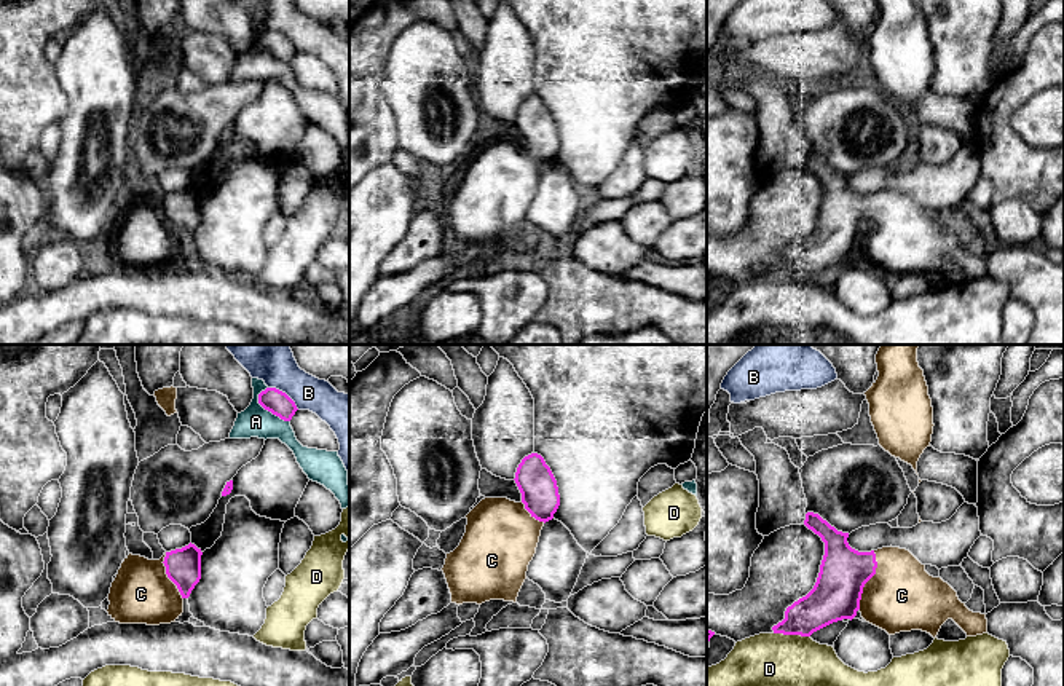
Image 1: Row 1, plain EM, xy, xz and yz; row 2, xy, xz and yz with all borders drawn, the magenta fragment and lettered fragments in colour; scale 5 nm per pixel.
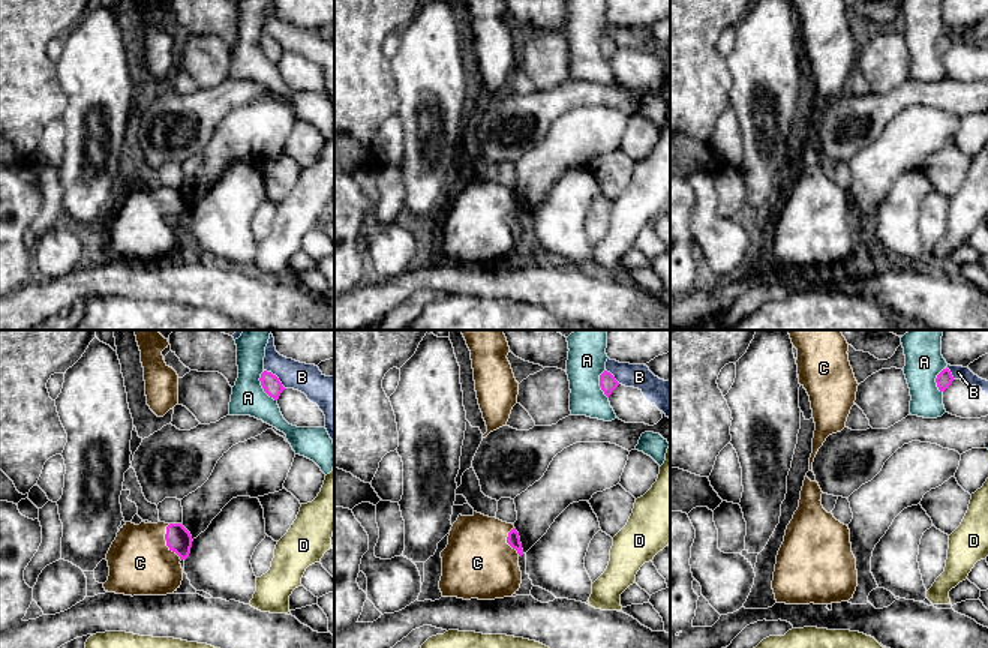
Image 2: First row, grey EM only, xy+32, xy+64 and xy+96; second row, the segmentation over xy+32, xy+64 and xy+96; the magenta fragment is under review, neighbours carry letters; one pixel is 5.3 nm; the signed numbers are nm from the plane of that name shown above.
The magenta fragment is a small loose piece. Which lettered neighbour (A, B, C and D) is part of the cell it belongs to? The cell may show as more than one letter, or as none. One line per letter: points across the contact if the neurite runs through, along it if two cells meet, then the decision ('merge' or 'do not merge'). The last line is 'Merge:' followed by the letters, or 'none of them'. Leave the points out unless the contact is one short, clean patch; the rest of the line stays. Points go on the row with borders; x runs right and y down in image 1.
A: do not merge
B: along xy (268, 386), (281, 390), (299, 409) | do not merge
C: across yz (836, 595), (851, 581), (870, 578), (902, 595) | merge
D: do not merge
Merge: C

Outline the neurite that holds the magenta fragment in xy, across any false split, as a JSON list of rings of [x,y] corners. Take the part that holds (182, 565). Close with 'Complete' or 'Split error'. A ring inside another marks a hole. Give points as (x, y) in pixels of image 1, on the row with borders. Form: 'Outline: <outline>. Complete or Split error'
Outline: [[[191,542],[164,552],[160,560],[129,554],[112,582],[108,616],[120,624],[175,622],[201,579],[201,555]]]. Split error

